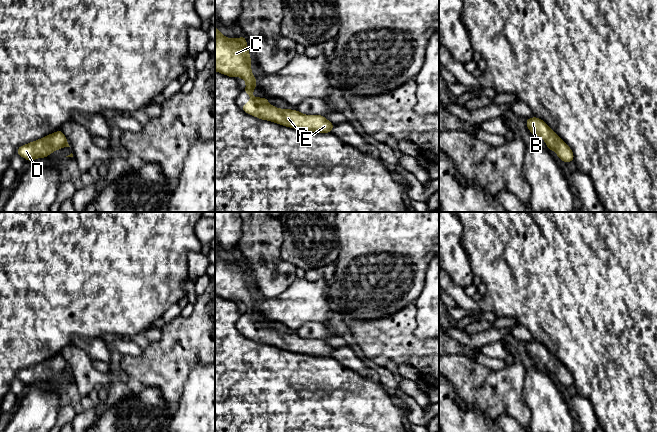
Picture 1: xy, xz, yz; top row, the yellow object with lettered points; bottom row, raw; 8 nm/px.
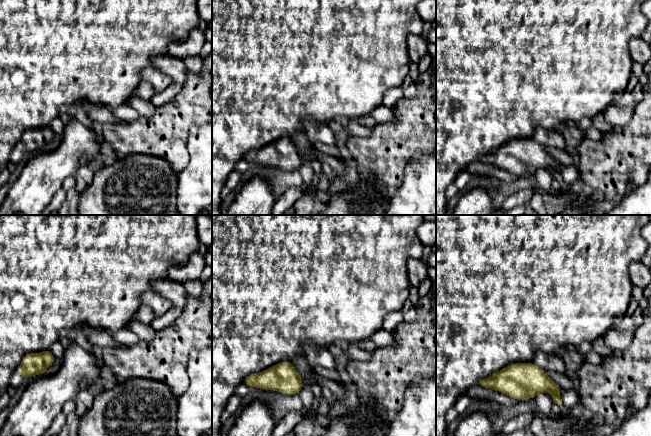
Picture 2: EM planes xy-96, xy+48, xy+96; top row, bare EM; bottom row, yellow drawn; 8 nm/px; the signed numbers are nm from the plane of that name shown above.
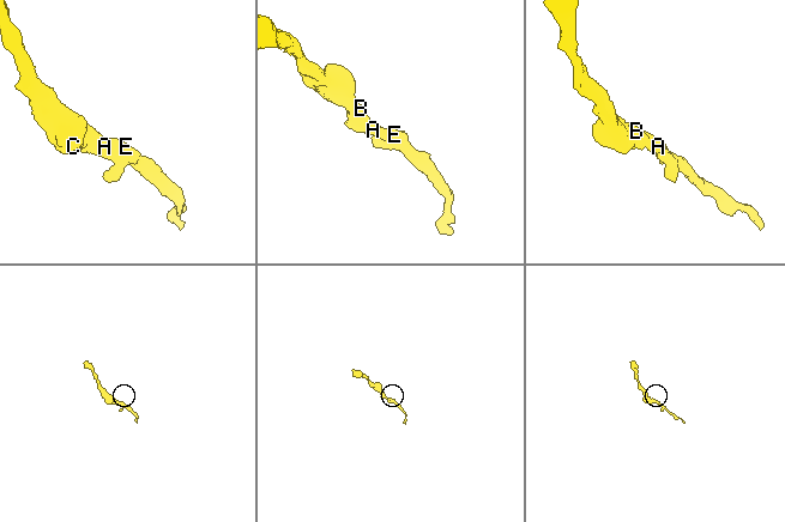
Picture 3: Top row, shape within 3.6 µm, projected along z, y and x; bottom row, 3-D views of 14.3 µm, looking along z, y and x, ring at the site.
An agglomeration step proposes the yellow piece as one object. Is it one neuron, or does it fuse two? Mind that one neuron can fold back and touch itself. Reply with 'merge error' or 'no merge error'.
no merge error

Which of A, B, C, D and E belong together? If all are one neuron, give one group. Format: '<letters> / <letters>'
A B C D E

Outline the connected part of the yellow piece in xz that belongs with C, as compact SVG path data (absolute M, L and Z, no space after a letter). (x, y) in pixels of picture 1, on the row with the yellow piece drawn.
M215 26L215 71L229 77L241 77L246 82L245 93L250 101L241 109L259 119L280 125L318 133L332 132L335 124L323 115L304 115L297 110L279 109L271 106L267 98L253 97L257 79L251 71L251 59L246 38L227 38Z

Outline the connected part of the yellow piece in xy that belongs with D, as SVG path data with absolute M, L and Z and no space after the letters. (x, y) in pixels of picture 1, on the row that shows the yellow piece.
M61 130L49 134L44 138L20 146L16 153L24 157L26 161L33 161L36 158L45 158L52 152L63 147L70 147L66 136Z

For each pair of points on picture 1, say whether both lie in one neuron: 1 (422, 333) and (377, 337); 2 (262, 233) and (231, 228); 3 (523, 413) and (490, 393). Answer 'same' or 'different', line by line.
1: different
2: different
3: same

